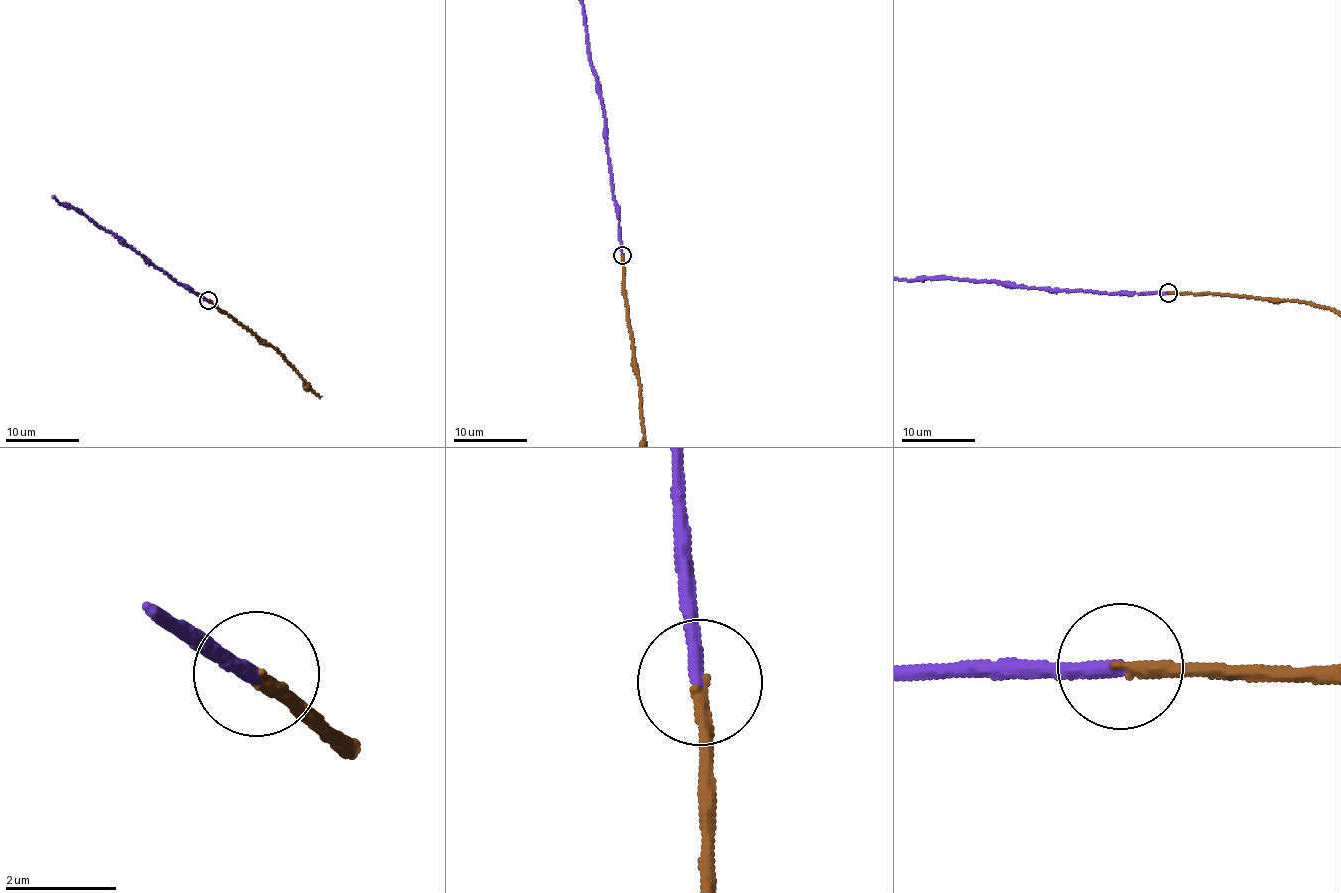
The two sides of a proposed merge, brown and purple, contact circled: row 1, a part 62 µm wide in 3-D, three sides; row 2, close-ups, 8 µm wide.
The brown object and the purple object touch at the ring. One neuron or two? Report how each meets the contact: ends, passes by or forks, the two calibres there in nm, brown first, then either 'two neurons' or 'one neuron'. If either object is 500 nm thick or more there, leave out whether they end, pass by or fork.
brown ends; purple ends; calibres 240 and 280 nm; one neuron

